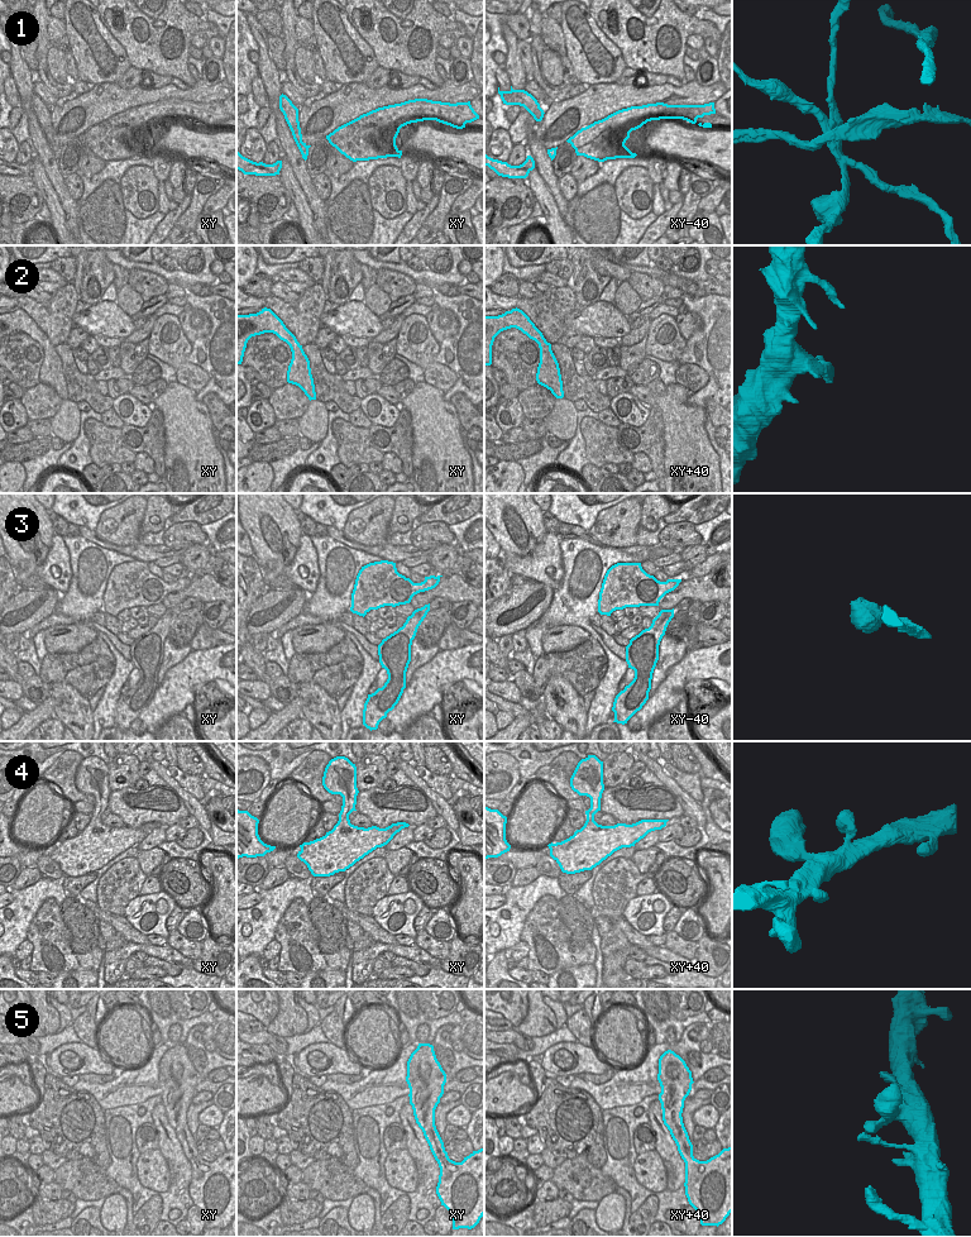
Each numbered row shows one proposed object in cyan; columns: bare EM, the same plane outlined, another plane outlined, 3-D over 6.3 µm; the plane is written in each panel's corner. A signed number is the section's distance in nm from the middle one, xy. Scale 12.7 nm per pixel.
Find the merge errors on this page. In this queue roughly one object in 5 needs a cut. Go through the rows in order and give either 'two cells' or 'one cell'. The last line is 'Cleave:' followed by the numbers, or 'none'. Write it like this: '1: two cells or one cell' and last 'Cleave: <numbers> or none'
1: two cells
2: one cell
3: one cell
4: one cell
5: one cell
Cleave: 1

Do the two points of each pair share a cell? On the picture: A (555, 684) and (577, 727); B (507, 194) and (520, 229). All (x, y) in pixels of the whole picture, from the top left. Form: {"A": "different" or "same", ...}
{"A": "same", "B": "different"}

